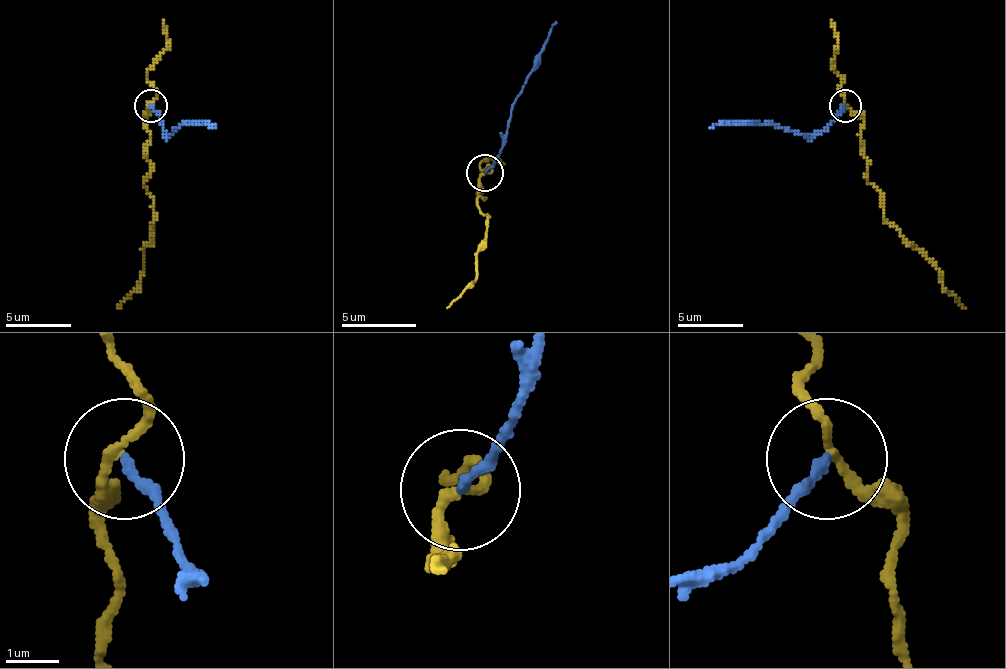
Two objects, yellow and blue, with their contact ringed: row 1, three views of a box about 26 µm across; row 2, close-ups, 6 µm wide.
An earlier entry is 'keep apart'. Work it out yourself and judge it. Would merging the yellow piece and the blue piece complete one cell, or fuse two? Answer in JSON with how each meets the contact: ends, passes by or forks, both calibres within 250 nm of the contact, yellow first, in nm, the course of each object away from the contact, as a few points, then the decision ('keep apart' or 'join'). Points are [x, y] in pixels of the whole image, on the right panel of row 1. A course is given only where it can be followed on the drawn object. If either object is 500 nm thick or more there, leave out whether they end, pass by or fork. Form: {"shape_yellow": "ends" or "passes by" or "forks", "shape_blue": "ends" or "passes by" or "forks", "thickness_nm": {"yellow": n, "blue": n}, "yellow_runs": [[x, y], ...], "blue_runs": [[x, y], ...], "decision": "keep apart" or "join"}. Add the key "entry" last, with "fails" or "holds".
{"shape_yellow": "passes by", "shape_blue": "ends", "thickness_nm": {"yellow": 170, "blue": 200}, "yellow_runs": [[847, 105], [864, 121], [860, 144], [867, 177], [883, 200], [883, 216], [939, 272], [942, 285], [965, 308]], "blue_runs": [[844, 105], [811, 134], [769, 124], [710, 128]], "decision": "keep apart", "entry": "holds"}

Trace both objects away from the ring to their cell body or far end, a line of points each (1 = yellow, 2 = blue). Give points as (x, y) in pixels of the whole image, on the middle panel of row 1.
1: (484, 176), (484, 198), (476, 202), (488, 217), (488, 243), (476, 254), (473, 283), (447, 309)
2: (484, 172), (506, 135), (521, 86), (554, 20)

